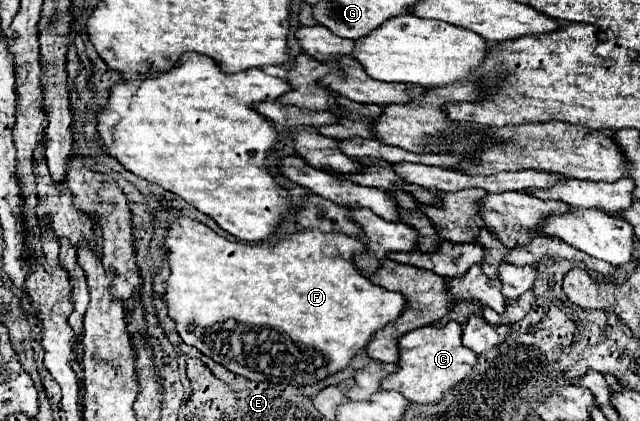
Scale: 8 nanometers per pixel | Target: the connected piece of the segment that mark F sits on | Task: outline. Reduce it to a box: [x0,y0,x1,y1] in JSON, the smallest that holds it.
[162,217,404,385]

